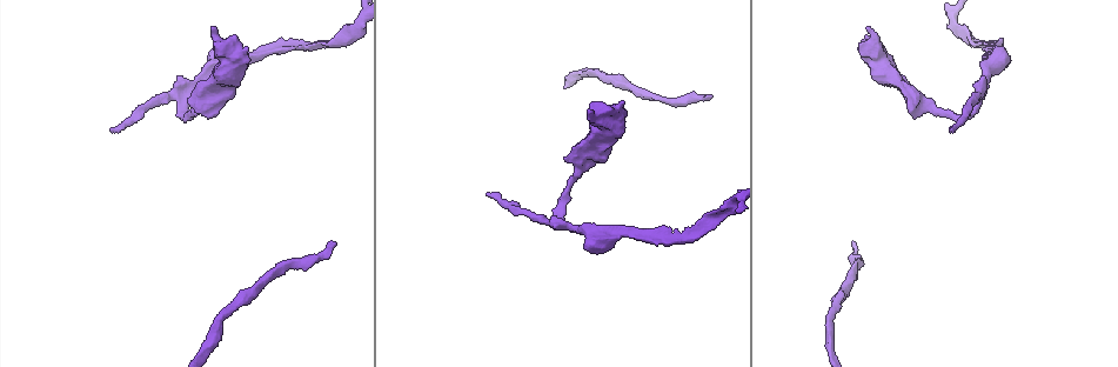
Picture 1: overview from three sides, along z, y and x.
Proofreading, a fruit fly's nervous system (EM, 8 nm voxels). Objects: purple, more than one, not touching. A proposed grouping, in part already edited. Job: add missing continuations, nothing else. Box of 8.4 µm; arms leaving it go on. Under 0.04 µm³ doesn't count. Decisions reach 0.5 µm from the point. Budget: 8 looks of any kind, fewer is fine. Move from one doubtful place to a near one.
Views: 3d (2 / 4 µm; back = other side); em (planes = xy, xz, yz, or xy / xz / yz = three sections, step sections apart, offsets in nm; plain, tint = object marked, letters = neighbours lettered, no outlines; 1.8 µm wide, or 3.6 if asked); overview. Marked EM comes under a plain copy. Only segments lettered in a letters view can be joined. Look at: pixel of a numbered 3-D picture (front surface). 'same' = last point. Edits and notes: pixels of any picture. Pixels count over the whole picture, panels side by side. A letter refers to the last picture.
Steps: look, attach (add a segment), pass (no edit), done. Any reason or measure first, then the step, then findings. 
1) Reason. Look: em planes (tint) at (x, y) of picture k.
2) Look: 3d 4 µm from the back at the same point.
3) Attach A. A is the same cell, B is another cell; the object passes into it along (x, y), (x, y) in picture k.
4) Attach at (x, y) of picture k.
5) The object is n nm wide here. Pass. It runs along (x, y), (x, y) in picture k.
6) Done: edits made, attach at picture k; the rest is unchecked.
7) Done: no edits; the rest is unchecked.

Stops while still wide. Look: 3d 2 µm at (214, 27) of picture 1.

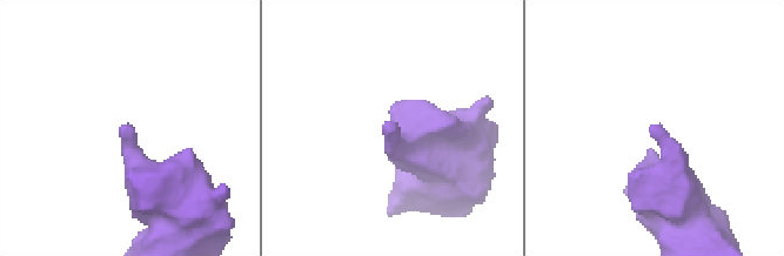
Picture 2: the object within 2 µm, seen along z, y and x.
Look: em planes (tint) at (122, 125) of picture 2.

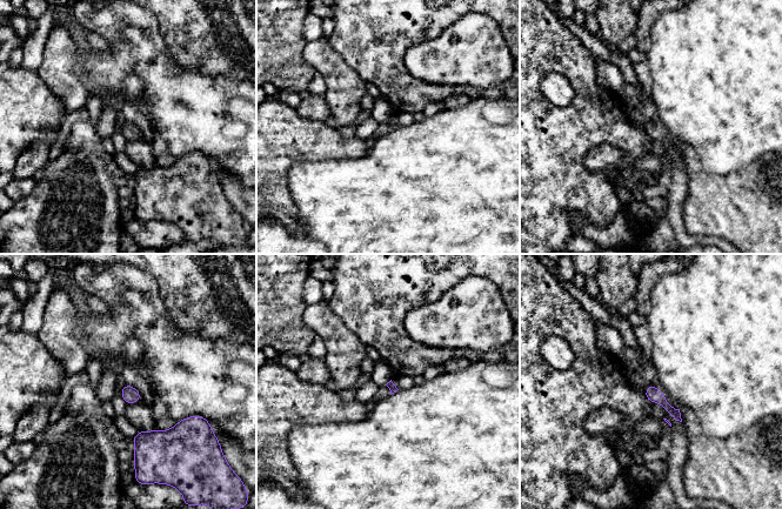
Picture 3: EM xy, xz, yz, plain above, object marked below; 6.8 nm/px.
Look: em planes (letters) at the same point.

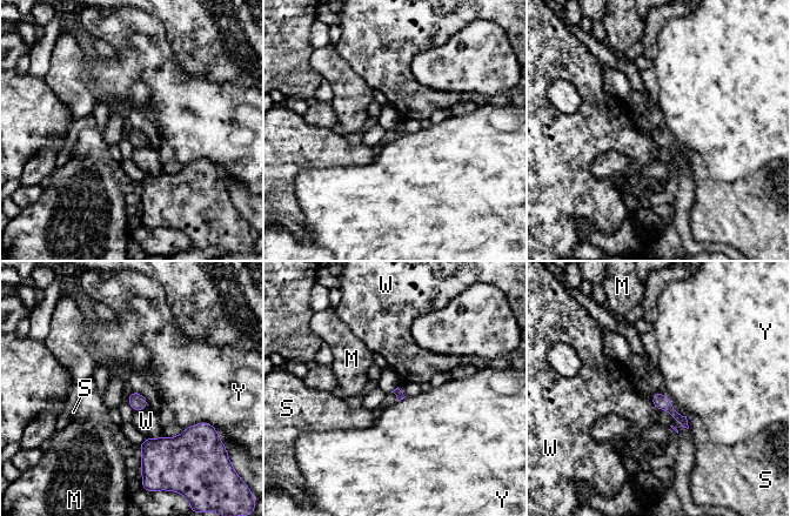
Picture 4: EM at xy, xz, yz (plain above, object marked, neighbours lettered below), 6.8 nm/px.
Pass. M, S, W and Y are other cells; a border runs along (207, 422), (198, 422), (185, 429) in picture 4; none of them fits.

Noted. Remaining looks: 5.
Thin end. Look: 3d 4 µm at (708, 94) of picture 1.

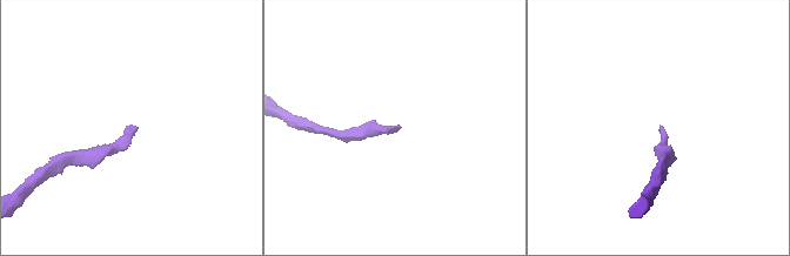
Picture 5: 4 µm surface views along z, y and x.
Now the EM. Look: em xy step 8 (letters) at (397, 127) of picture 5.

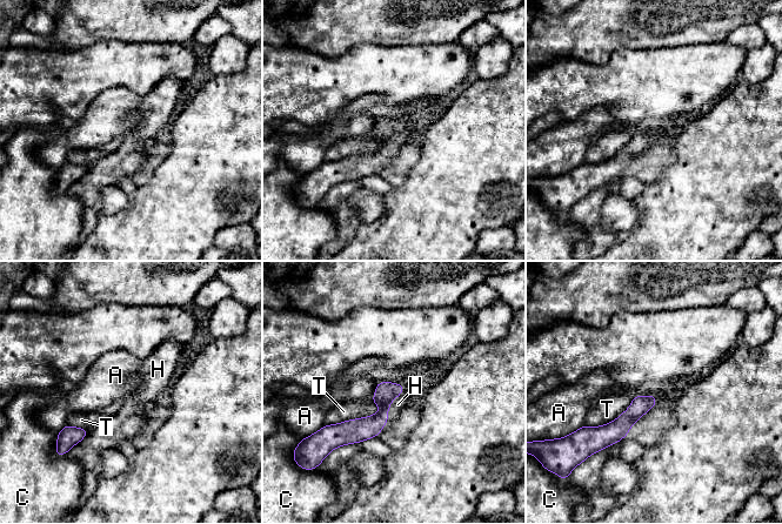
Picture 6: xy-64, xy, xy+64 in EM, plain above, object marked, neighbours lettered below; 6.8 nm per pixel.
Attach H. H is the same cell, A, C and T are other cells; the object passes into it along (369, 427), (389, 408), (398, 404) in picture 6; it goes on there.

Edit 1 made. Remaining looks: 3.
Calibre changes. Look: 3d 2 µm at (560, 215) of picture 1.

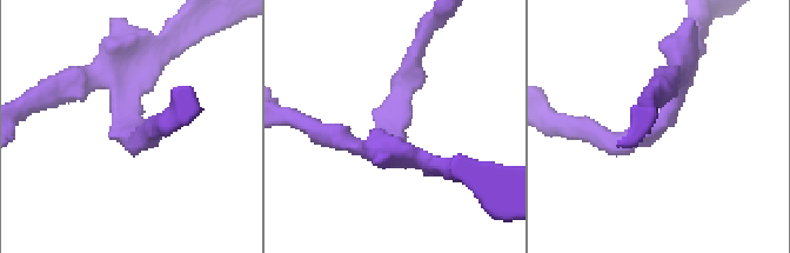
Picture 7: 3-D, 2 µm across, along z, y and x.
Look: em xy step 8 (letters) at (668, 110) of picture 7.

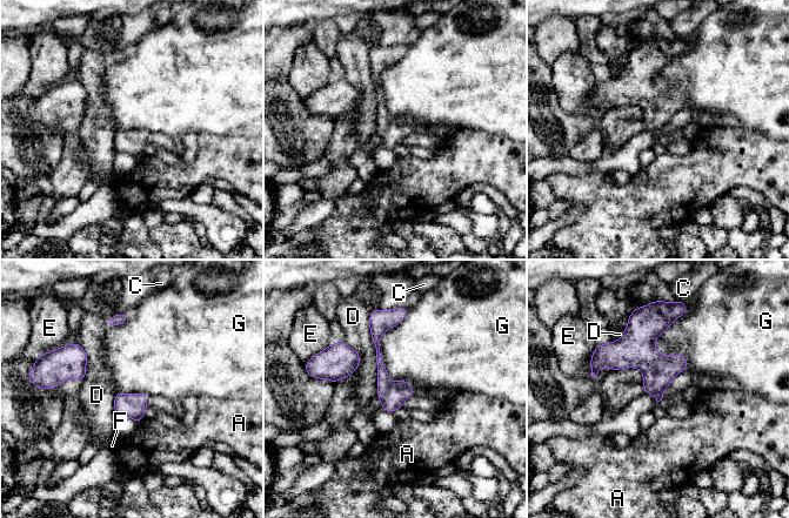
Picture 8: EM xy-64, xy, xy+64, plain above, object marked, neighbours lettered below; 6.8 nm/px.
Look: em planes (letters) at the same point.

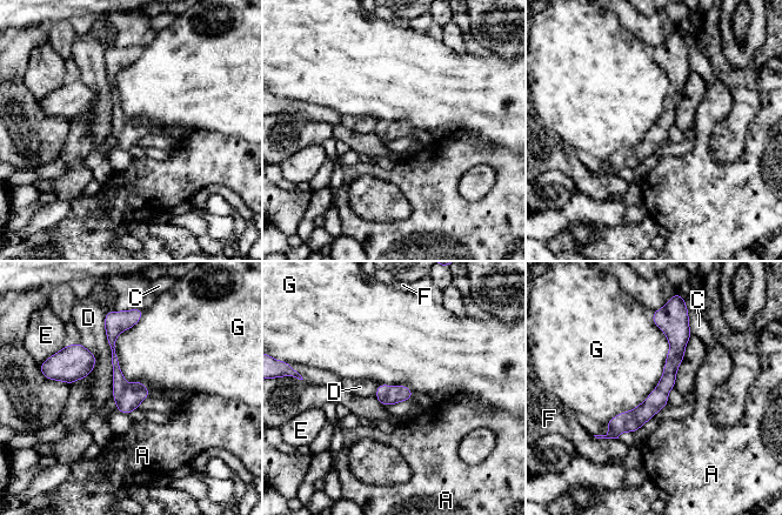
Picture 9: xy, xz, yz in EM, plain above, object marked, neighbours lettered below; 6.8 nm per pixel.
Pass. A, C, D, E, F and G are other cells; it runs along (663, 322), (675, 334), (667, 383), (610, 435) in picture 9; none of them fits.

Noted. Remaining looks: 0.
Done: edits made, attach at picture 6; the rest is unchecked.

